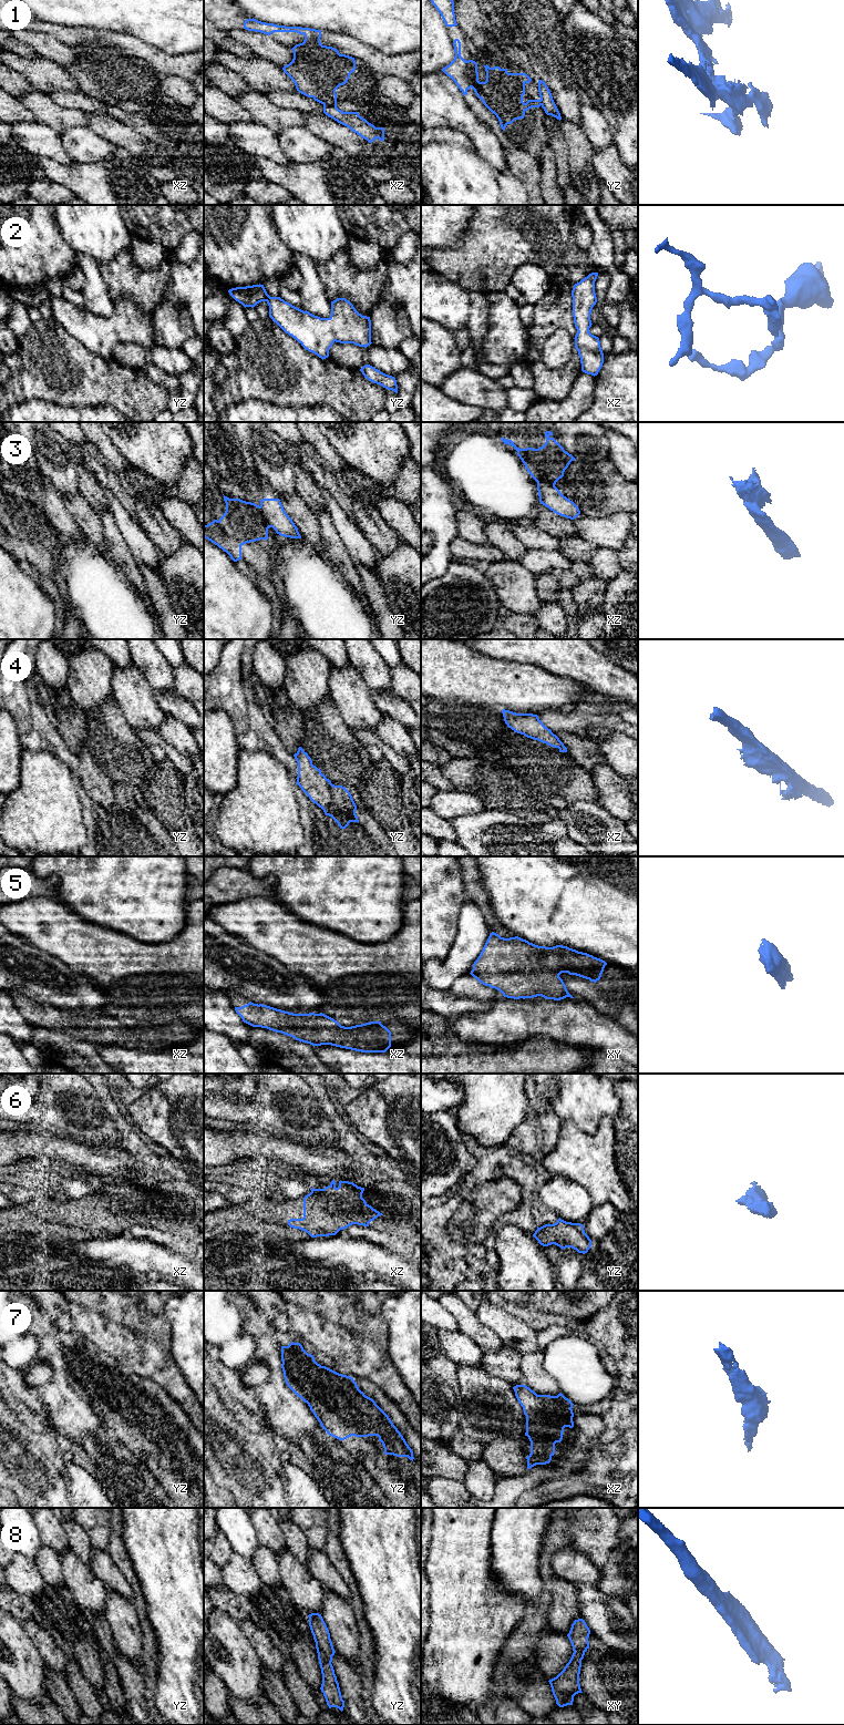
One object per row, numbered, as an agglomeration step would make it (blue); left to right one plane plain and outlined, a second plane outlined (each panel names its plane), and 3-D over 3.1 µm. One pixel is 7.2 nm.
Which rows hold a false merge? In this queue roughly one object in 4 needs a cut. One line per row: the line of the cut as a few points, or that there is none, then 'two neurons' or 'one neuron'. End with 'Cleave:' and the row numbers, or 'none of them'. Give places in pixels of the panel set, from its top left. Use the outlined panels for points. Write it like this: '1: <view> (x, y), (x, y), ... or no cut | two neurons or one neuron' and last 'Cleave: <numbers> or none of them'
1: xz (323, 104), (336, 108) | two neurons
2: no cut | one neuron
3: yz (259, 506), (270, 526) | two neurons
4: no cut | one neuron
5: no cut | one neuron
6: no cut | one neuron
7: no cut | one neuron
8: no cut | one neuron
Cleave: 1, 3

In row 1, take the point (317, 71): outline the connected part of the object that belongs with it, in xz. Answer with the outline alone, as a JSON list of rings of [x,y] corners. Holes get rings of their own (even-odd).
[[[247,19],[244,29],[270,35],[274,32],[297,32],[305,35],[302,43],[296,44],[292,61],[282,68],[294,81],[299,93],[315,101],[337,107],[336,90],[348,82],[356,70],[352,57],[340,54],[332,47],[320,42],[321,30],[286,27]]]

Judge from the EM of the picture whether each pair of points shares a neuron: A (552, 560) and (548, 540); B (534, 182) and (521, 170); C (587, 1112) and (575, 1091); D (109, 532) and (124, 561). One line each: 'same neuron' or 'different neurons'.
A: different neurons
B: same neuron
C: same neuron
D: same neuron

